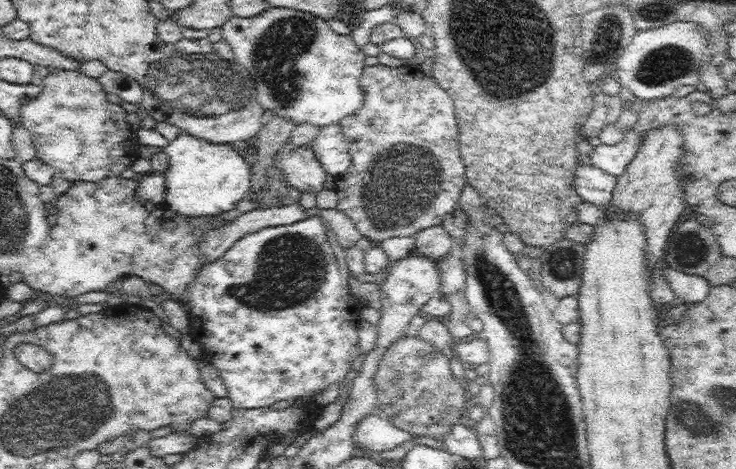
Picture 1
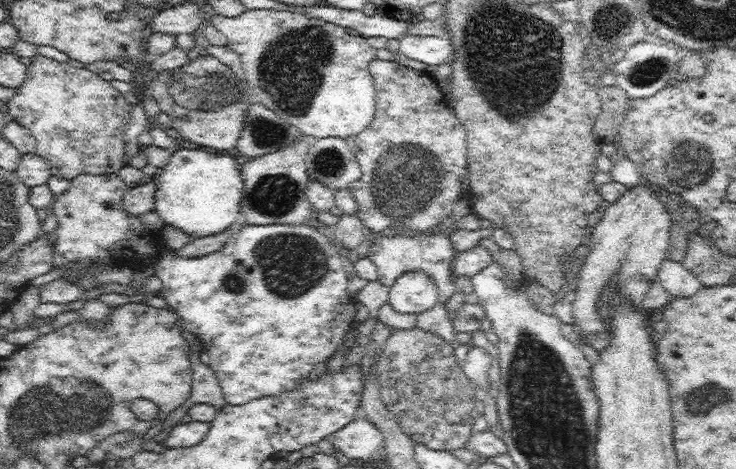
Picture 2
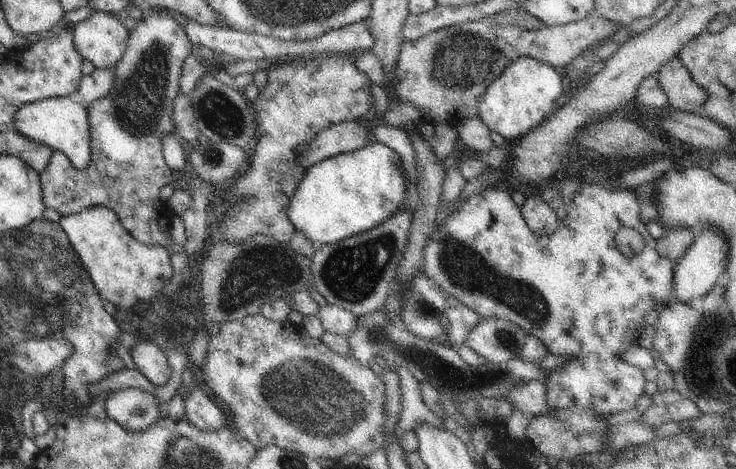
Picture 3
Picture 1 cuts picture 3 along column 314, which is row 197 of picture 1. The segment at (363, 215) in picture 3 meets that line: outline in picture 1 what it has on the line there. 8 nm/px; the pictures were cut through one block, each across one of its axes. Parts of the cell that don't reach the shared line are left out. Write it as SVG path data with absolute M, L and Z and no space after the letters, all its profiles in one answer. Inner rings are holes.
M182 131L181 135L169 142L164 152L169 157L168 168L162 172L167 192L164 203L178 215L188 218L218 217L224 212L233 210L251 190L251 153L240 152L234 144L210 143Z

